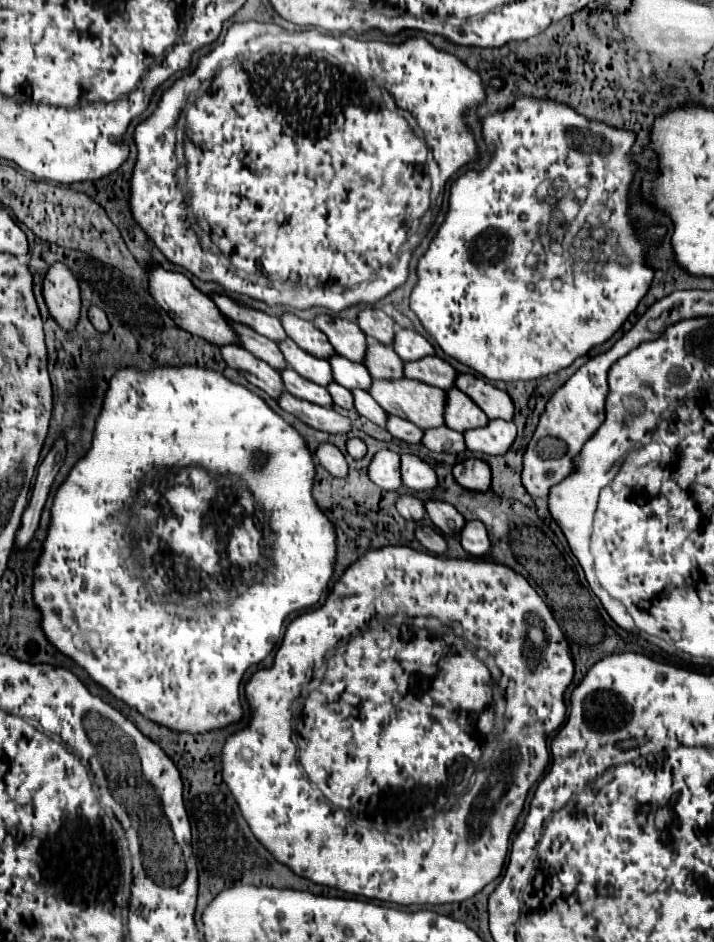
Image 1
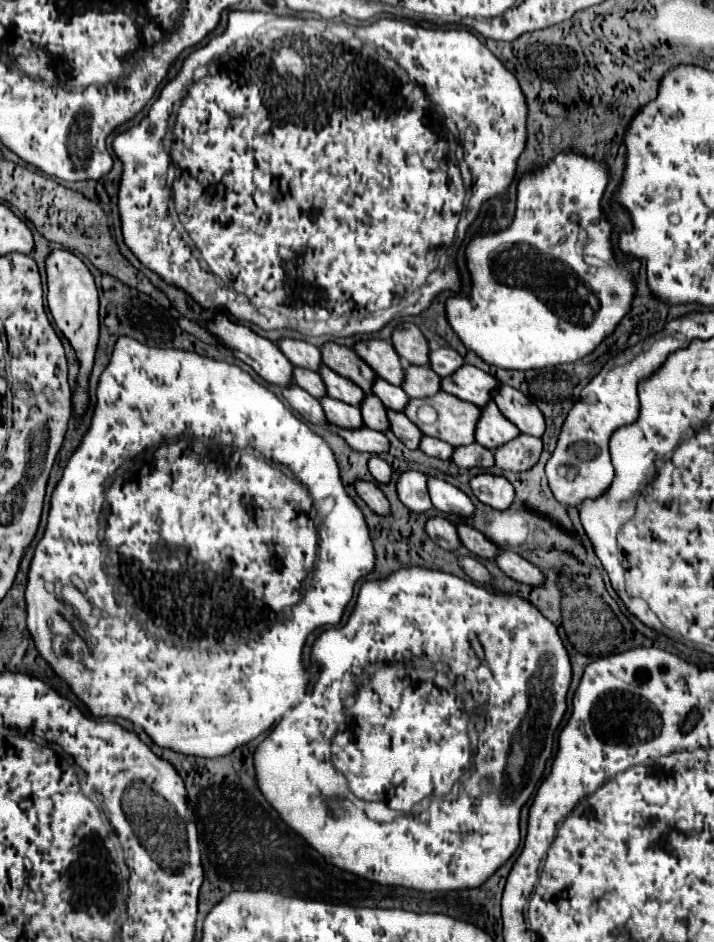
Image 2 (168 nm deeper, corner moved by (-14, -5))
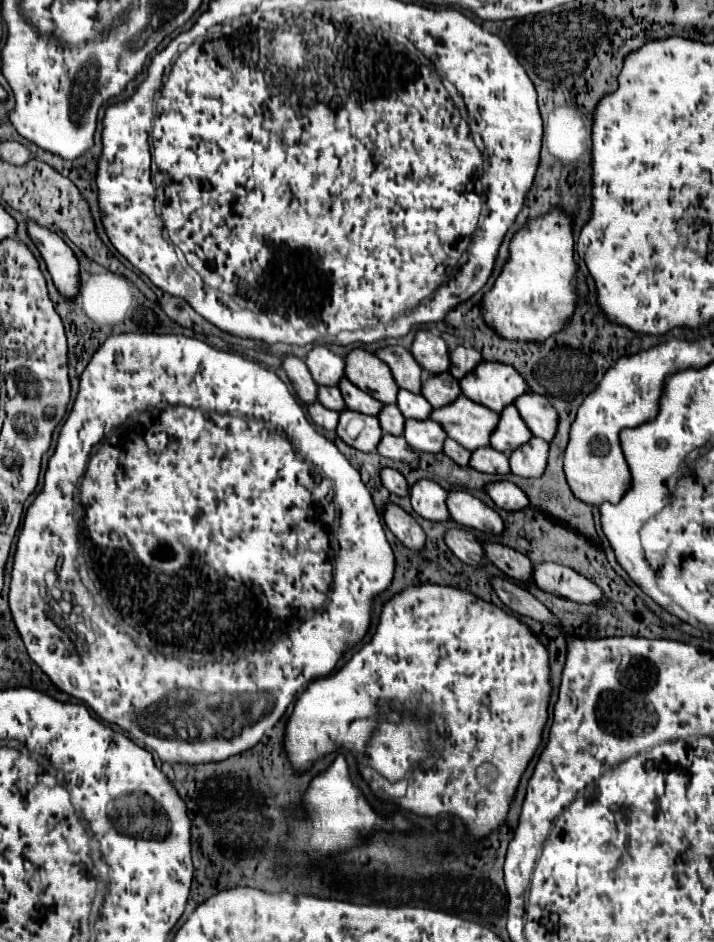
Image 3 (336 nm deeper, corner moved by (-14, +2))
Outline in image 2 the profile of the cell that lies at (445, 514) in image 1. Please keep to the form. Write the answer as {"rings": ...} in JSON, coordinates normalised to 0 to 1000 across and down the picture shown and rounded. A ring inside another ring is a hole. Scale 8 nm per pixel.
{"rings":[[[644,556],[641,558],[641,567],[647,571],[647,577],[667,590],[672,592],[681,592],[681,594],[692,594],[697,590],[697,580],[689,577],[675,565],[669,563],[661,563],[658,558],[650,558]]]}

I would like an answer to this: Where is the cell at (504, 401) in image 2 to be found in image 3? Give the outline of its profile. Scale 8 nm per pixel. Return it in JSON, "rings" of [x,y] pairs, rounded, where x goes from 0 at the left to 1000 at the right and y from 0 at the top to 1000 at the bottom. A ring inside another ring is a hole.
{"rings":[[[734,417],[734,421],[725,421],[720,426],[720,430],[731,441],[734,449],[739,451],[739,455],[751,464],[759,464],[765,468],[776,464],[779,451],[782,451],[782,438],[759,419]]]}

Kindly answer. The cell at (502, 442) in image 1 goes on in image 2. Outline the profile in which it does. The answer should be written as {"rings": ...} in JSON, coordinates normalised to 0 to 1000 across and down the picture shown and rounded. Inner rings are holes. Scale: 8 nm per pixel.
{"rings":[[[728,461],[725,467],[714,467],[692,480],[695,495],[714,501],[739,501],[754,490],[756,482],[759,467],[739,461]]]}

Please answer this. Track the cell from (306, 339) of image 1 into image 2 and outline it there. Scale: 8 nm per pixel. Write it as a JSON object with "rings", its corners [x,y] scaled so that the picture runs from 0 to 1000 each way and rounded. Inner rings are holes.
{"rings":[[[468,363],[454,365],[448,372],[454,378],[454,386],[459,391],[465,391],[476,399],[493,403],[499,410],[504,410],[510,414],[510,418],[521,418],[521,408],[527,406],[529,399],[496,372],[468,365]]]}

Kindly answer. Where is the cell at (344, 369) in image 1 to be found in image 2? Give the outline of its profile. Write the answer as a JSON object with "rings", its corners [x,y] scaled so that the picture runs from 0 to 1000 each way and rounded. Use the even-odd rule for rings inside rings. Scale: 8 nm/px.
{"rings":[[[535,401],[527,406],[527,416],[524,418],[532,420],[532,425],[538,427],[538,431],[543,435],[555,435],[555,437],[566,437],[569,429],[574,427],[574,420],[560,410],[549,410]]]}

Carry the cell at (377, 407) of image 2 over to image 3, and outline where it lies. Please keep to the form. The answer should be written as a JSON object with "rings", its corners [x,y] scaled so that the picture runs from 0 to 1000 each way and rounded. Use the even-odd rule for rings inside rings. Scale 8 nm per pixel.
{"rings":[[[538,430],[529,447],[532,447],[532,453],[538,460],[563,462],[563,458],[566,458],[566,441],[560,441],[555,430]]]}

